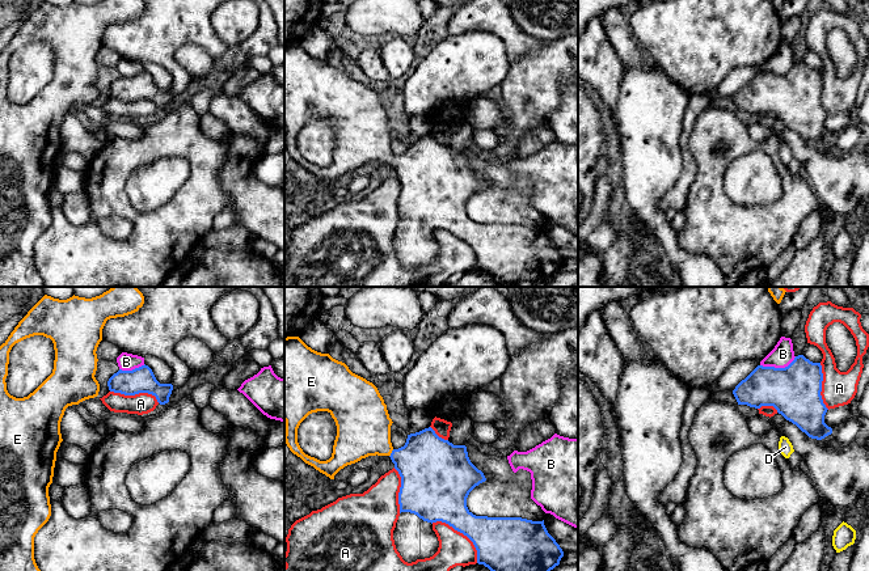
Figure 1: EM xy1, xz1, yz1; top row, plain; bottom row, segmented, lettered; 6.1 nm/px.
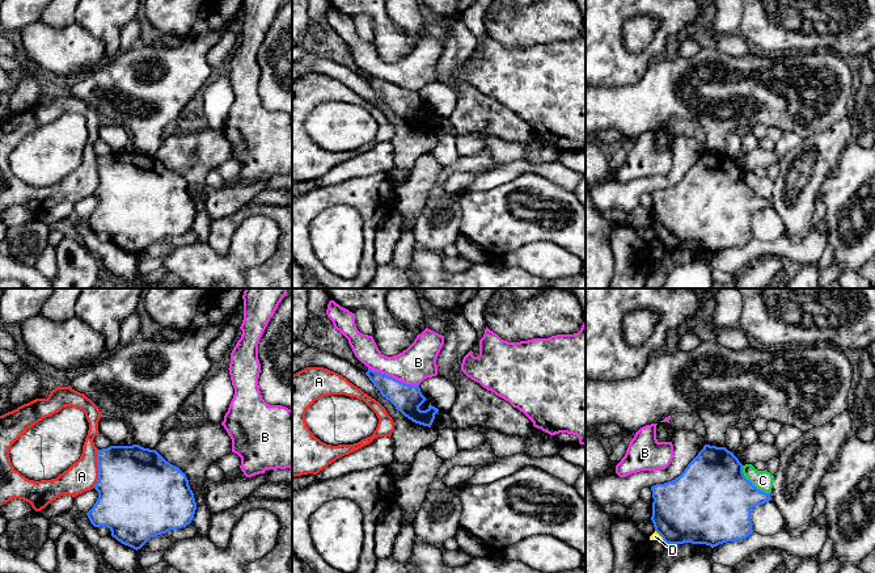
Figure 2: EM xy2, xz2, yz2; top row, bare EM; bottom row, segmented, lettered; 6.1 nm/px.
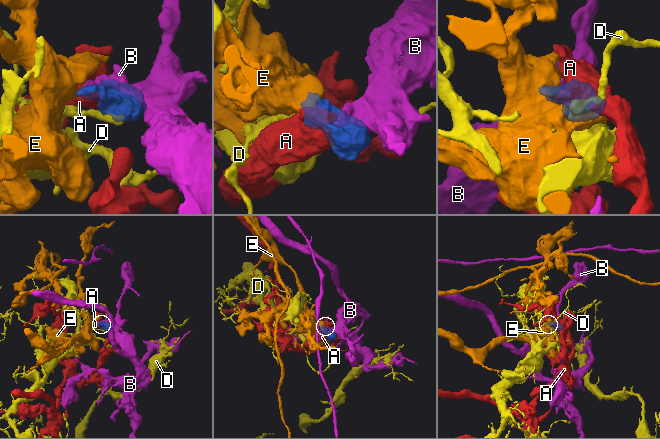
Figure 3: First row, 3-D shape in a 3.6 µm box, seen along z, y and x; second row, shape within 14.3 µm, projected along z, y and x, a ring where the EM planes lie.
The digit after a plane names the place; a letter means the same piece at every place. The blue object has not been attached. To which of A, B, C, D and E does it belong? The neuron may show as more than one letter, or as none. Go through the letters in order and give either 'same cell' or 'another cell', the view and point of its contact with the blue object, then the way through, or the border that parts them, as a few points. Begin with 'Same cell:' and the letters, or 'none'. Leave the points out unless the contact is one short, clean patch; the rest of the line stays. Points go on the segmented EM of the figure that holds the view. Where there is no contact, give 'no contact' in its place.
Same cell: E
A: another cell | xz1 (462, 532)
B: another cell | xz2 (393, 378)
C: another cell | yz2 (751, 483) | along yz2 (742, 466), (743, 475), (757, 488), (769, 493)
D: another cell | yz2 (659, 534) | along yz2 (655, 530), (664, 540)
E: same cell | xz1 (391, 453) | across xz1 (429, 466), (391, 453), (363, 426)

